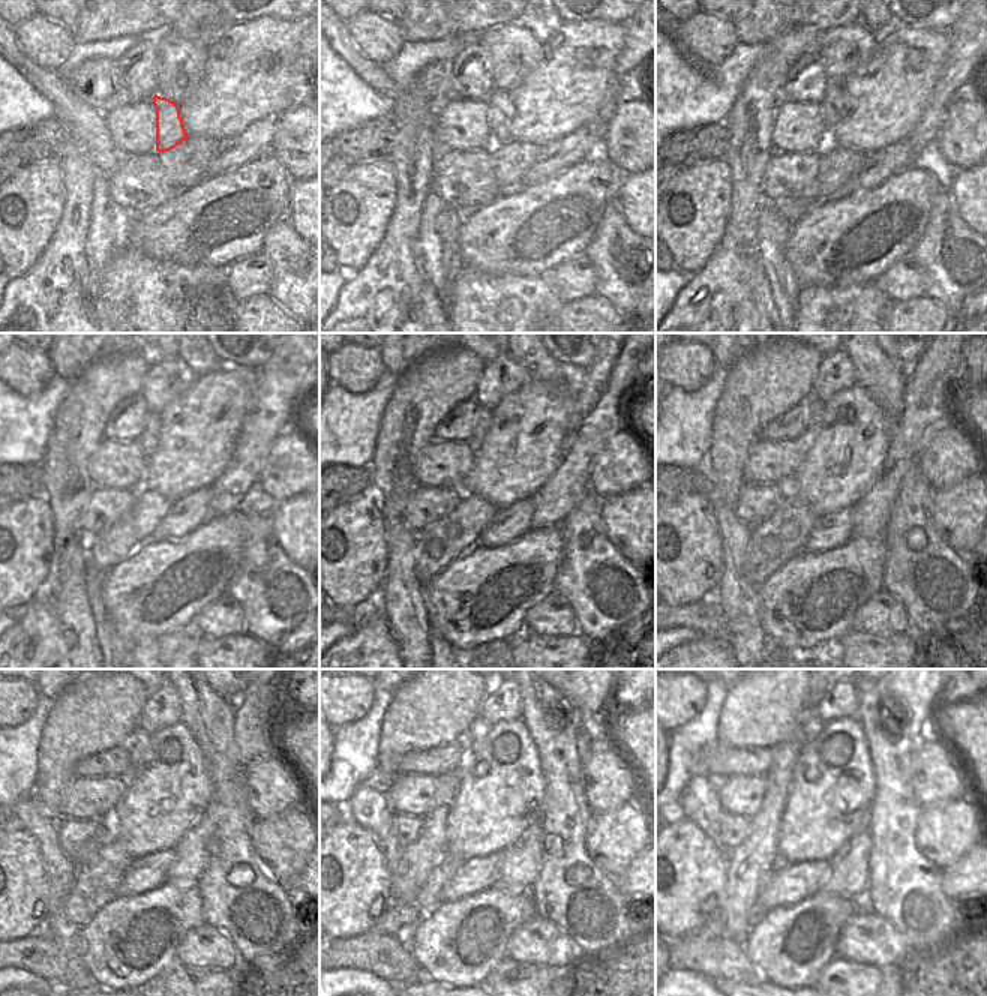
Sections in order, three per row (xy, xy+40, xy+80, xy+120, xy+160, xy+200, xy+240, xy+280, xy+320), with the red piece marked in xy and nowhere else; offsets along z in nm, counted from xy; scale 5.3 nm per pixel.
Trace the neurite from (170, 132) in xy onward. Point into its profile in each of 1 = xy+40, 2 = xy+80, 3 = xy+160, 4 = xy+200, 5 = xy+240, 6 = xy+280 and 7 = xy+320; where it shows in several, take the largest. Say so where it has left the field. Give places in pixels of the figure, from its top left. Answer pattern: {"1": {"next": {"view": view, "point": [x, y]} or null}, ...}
{"1": {"next": {"view": "xy+40", "point": [501, 111]}}, "2": {"next": {"view": "xy+80", "point": [833, 105]}}, "3": {"next": {"view": "xy+160", "point": [482, 417]}}, "4": {"next": {"view": "xy+200", "point": [815, 407]}}, "5": {"next": {"view": "xy+240", "point": [138, 743]}}, "6": {"next": {"view": "xy+280", "point": [479, 728]}}, "7": {"next": {"view": "xy+320", "point": [812, 725]}}}

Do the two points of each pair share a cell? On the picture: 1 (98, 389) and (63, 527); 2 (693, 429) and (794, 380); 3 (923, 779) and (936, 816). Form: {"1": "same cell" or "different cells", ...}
{"1": "same cell", "2": "different cells", "3": "different cells"}

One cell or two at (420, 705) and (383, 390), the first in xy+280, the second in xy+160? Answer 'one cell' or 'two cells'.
two cells

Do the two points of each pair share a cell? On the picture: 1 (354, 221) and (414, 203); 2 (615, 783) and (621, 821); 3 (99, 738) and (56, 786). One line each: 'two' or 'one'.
1: two
2: two
3: one

